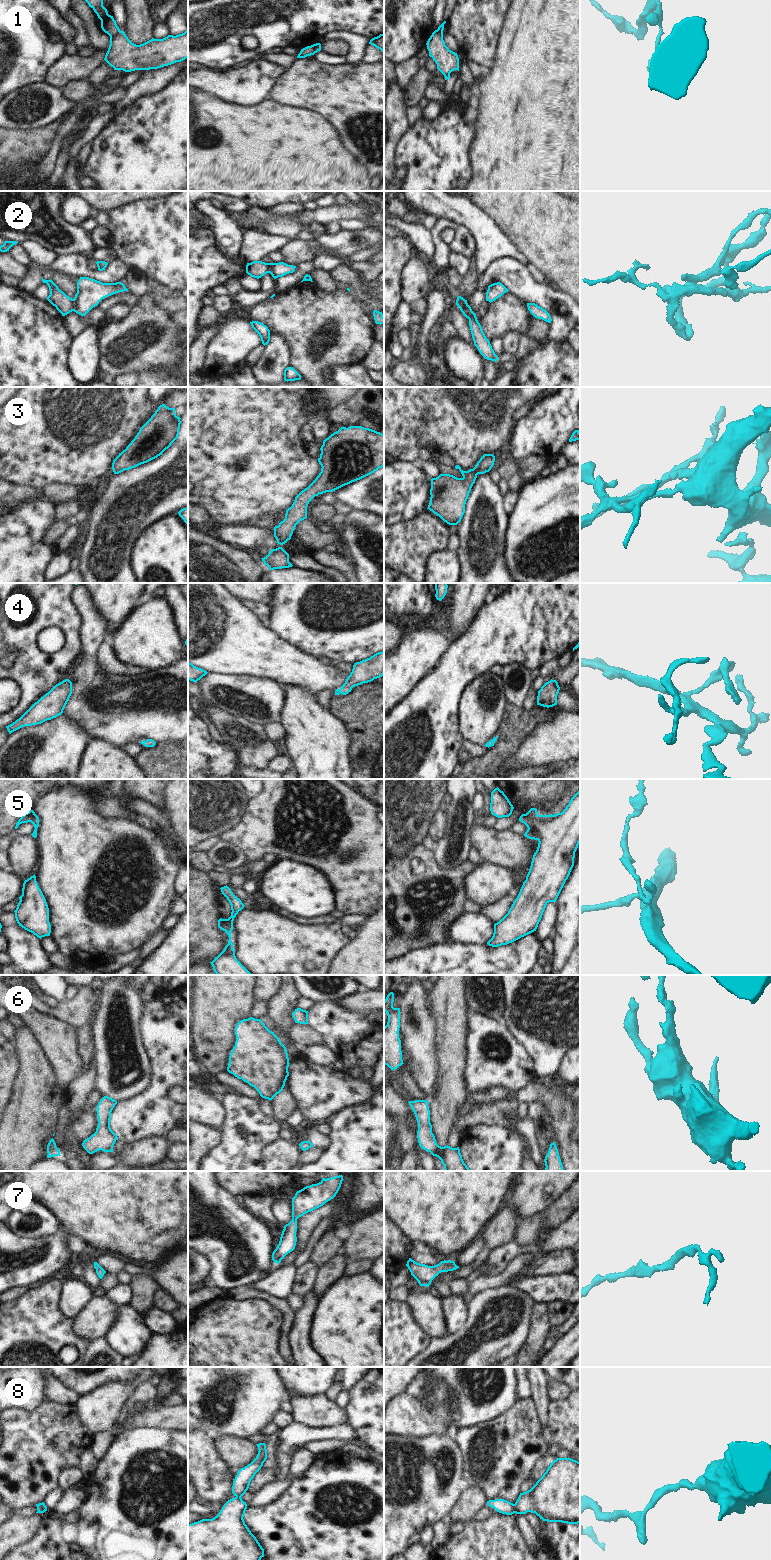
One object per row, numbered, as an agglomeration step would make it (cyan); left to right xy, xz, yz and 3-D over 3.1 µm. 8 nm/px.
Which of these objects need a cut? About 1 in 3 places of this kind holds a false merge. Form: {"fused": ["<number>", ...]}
{"fused": ["1", "2", "5", "8"]}

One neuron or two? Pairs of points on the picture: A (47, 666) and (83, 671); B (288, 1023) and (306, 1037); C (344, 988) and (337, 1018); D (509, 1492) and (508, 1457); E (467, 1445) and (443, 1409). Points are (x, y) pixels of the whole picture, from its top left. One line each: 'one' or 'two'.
A: two
B: two
C: two
D: one
E: two

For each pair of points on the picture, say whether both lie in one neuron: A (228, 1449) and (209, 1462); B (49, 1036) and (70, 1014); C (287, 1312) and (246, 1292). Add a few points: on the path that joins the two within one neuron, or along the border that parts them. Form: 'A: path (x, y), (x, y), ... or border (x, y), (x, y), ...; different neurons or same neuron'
A: border (214, 1437), (218, 1453), (230, 1467); different neurons
B: border (42, 1011), (70, 1022), (77, 1029), (79, 1038); different neurons
C: path (277, 1303), (265, 1296), (256, 1294); same neuron

